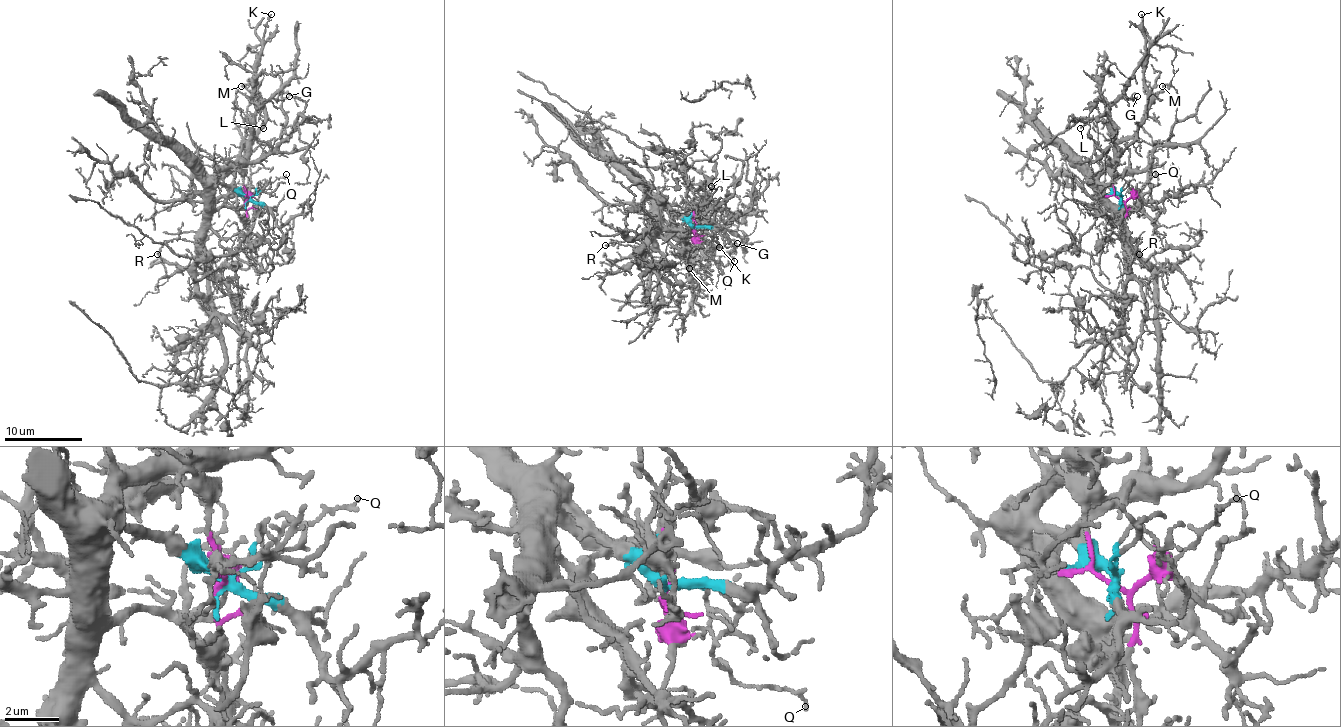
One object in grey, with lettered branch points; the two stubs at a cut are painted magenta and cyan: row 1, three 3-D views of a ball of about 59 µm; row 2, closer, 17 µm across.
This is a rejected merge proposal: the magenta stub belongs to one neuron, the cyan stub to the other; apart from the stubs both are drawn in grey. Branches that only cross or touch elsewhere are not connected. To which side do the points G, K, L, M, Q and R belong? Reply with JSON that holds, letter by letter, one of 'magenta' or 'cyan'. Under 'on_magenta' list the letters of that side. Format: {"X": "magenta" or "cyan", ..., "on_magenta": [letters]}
{"G": "cyan", "K": "cyan", "L": "cyan", "M": "cyan", "Q": "magenta", "R": "cyan", "on_magenta": ["Q"]}

